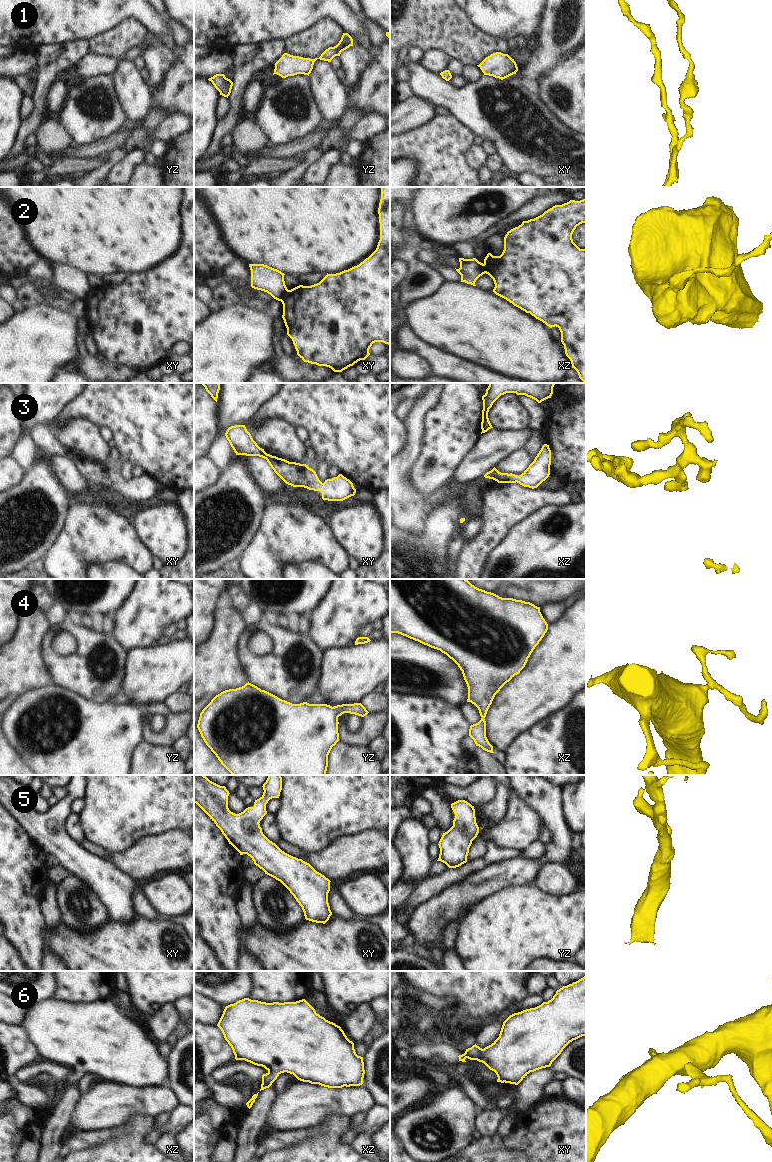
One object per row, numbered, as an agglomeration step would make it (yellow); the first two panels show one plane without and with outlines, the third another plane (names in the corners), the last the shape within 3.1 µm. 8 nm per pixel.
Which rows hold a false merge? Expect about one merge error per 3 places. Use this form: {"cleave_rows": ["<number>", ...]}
{"cleave_rows": ["2"]}

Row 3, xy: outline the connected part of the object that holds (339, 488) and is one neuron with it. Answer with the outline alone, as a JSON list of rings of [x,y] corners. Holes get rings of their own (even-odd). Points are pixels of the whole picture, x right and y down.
[[[245,425],[229,427],[225,436],[236,455],[259,456],[266,459],[274,472],[288,485],[320,491],[322,499],[328,501],[343,501],[356,493],[353,483],[342,474],[322,483],[308,465],[267,454],[253,440]]]

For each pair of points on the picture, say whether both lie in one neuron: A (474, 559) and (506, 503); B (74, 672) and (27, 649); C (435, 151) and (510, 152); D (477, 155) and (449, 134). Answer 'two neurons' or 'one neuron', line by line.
A: one neuron
B: two neurons
C: two neurons
D: two neurons

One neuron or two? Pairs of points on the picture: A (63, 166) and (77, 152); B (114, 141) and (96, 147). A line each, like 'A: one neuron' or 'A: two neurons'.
A: two neurons
B: one neuron

